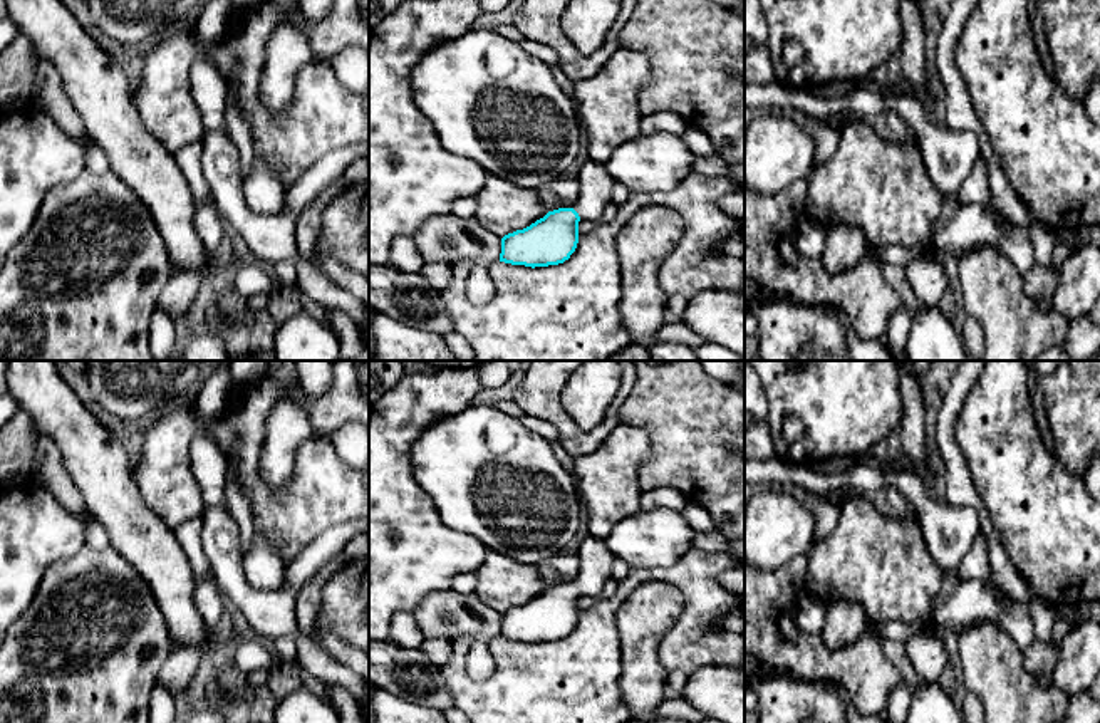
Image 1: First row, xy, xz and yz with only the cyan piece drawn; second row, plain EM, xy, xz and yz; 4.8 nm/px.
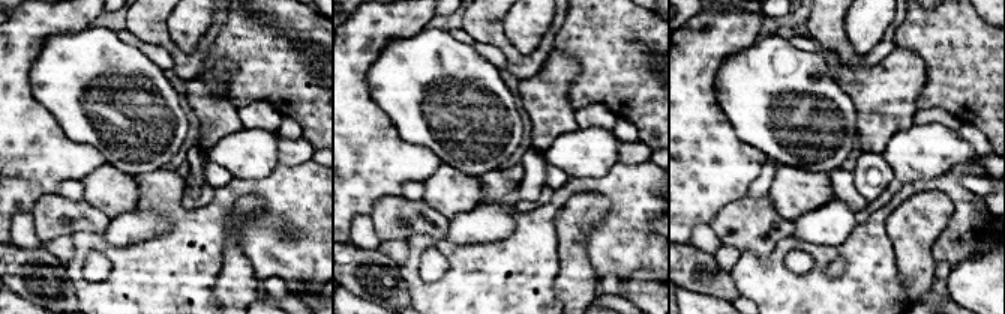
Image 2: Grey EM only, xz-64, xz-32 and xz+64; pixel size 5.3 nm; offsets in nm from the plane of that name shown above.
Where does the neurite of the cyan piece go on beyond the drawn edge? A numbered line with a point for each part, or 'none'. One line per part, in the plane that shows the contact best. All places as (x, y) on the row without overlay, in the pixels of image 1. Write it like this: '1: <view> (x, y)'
1: xz (596, 562)

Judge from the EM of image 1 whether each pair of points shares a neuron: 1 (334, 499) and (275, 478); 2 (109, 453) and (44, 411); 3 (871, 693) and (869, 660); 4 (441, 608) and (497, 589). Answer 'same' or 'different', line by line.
1: different
2: same
3: same
4: different

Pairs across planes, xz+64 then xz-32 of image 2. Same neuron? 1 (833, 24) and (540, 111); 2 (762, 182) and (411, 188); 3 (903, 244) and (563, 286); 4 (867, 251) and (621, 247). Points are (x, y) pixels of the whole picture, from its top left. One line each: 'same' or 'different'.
1: same
2: same
3: same
4: same

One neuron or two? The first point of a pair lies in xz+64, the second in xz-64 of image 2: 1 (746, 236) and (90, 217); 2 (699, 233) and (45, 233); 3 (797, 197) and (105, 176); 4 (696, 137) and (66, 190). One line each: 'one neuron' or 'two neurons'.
1: one neuron
2: two neurons
3: one neuron
4: two neurons

